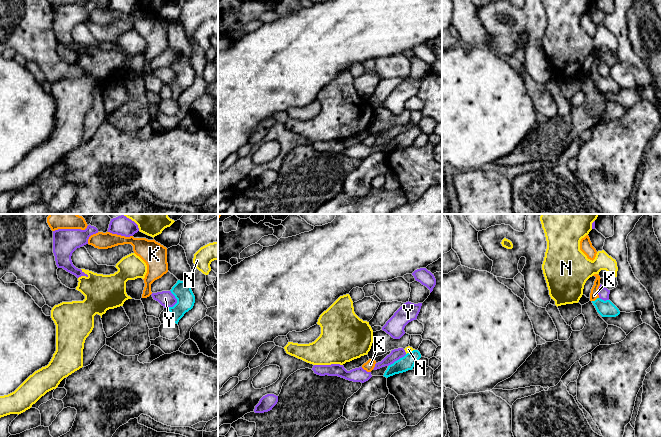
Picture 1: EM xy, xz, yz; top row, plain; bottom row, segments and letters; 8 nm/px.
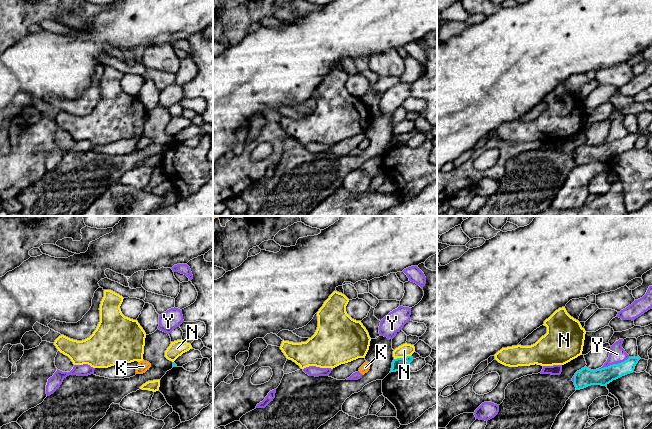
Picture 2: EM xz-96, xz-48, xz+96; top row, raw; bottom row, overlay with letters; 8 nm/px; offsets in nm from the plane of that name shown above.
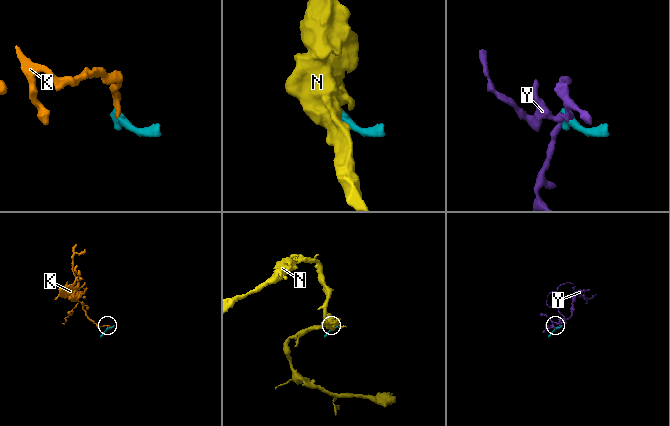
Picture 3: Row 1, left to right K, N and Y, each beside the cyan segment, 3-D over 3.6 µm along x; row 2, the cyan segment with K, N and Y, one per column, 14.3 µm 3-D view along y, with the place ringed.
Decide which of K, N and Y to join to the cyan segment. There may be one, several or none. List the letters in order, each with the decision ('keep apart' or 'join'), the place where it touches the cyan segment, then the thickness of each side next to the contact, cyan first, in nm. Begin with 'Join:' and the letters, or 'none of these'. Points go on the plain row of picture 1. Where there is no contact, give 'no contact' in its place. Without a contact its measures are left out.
Join: K
K: join; meets cyan in yz at (596, 75); 130 nm thick on the cyan side, 70 nm on the other
N: keep apart; meets cyan in xz at (410, 128); 120 nm thick on the cyan side, 50 nm on the other
Y: keep apart; meets cyan in xy at (177, 77); 150 nm thick on the cyan side, 120 nm on the other

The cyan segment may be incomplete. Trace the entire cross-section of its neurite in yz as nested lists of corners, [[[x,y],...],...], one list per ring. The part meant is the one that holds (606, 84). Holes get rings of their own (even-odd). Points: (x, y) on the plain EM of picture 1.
[[[594,50],[596,53],[594,57],[594,61],[591,65],[590,69],[590,77],[595,82],[597,88],[602,93],[616,93],[620,90],[619,85],[610,77],[610,76],[602,76],[598,71],[598,64],[600,62],[600,52],[598,50]]]

